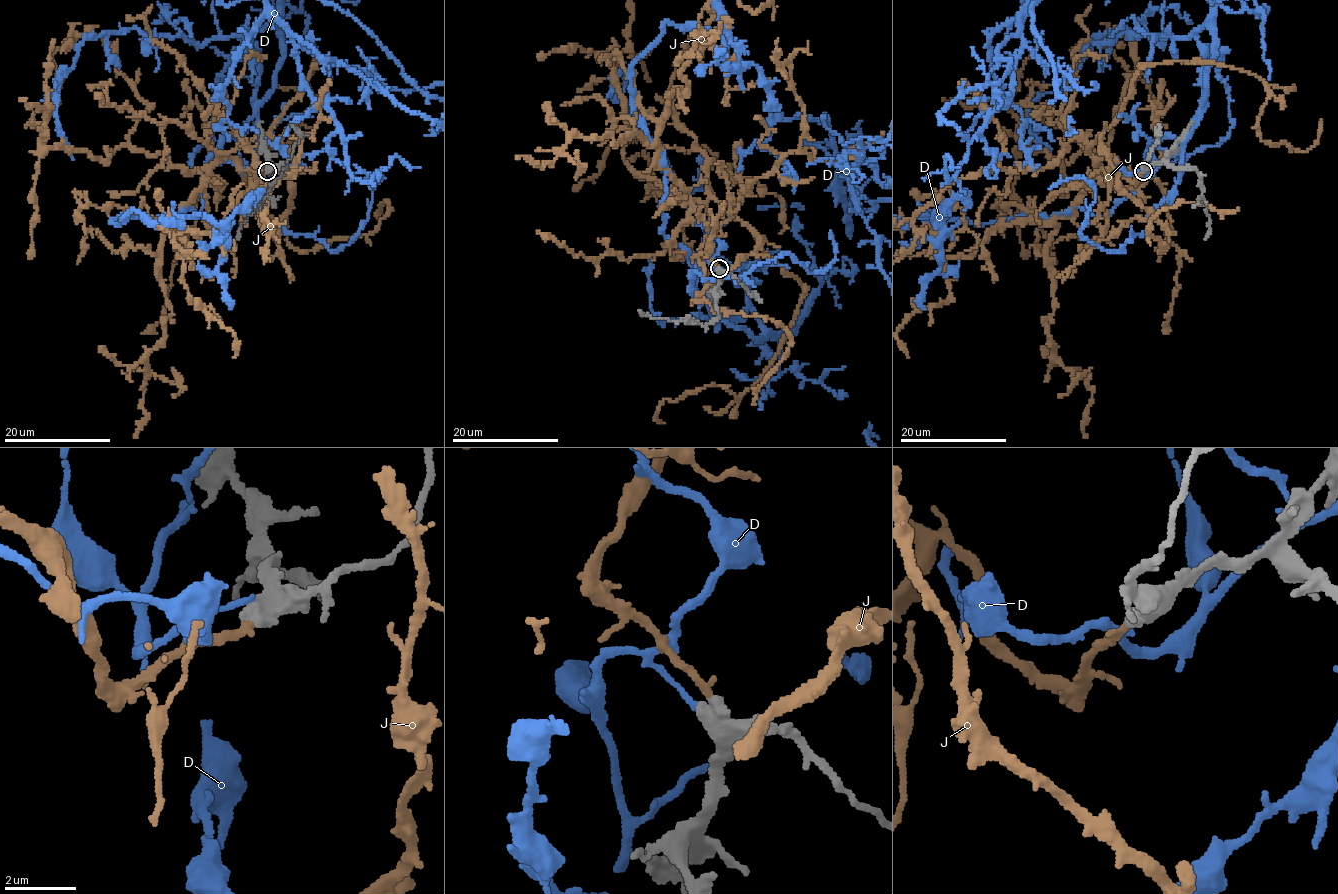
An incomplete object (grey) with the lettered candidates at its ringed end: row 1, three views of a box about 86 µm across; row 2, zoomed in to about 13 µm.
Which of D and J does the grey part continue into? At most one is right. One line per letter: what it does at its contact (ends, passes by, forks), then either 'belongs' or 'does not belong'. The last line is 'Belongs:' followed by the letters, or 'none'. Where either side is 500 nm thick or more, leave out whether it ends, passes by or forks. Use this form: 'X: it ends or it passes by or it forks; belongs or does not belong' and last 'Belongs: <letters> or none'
D: does not belong
J: belongs
Belongs: J

